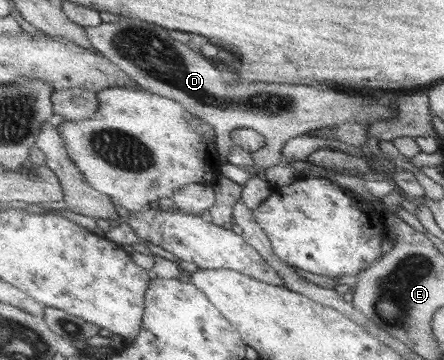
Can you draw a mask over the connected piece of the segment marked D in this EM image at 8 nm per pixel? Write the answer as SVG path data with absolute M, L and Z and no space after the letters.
M103 23L99 27L87 27L89 38L93 46L103 56L112 59L125 73L133 77L145 90L153 92L157 95L163 95L169 99L176 99L182 103L189 111L194 114L201 115L201 119L213 124L218 130L218 137L220 140L219 149L223 156L229 159L236 142L232 137L232 130L239 127L249 128L259 131L265 135L267 145L259 151L251 152L251 157L255 159L255 171L250 172L250 179L257 176L257 169L267 169L268 167L275 167L275 165L285 164L284 150L289 144L289 141L306 135L309 131L315 129L325 129L326 127L339 127L345 125L350 121L360 123L361 125L371 125L377 121L385 121L393 118L393 107L381 105L376 102L373 97L363 97L356 94L346 94L344 92L337 92L334 89L321 90L310 85L292 85L281 83L265 83L265 82L225 82L221 70L216 66L216 62L203 53L193 51L189 47L189 43L181 43L177 39L171 37L171 33L167 28L160 26L156 27L142 27L142 29L132 31L129 23Z

